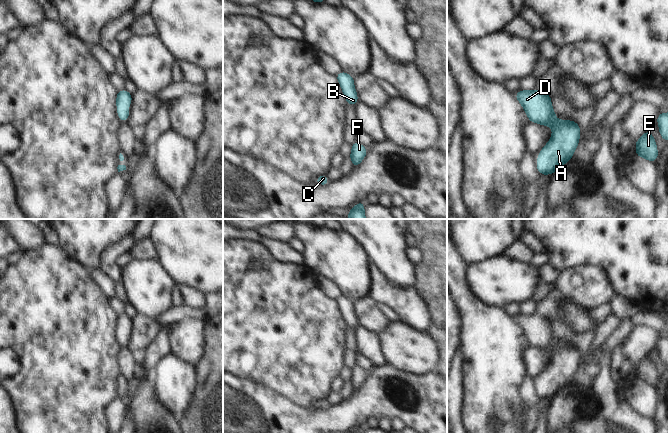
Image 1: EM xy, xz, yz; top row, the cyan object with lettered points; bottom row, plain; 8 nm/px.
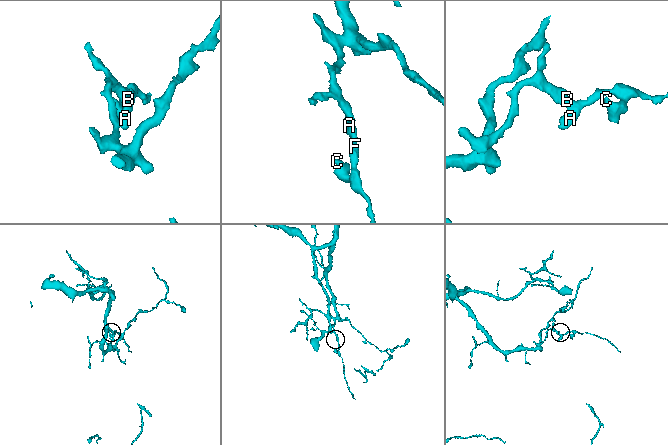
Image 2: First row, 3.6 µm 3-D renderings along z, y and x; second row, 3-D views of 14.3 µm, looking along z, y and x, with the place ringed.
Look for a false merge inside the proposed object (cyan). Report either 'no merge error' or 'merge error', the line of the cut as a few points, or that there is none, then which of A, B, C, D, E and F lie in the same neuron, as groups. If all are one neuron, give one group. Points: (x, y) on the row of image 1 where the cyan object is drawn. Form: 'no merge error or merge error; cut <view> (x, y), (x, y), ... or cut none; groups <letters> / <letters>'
no merge error; cut none; groups A B C D E F

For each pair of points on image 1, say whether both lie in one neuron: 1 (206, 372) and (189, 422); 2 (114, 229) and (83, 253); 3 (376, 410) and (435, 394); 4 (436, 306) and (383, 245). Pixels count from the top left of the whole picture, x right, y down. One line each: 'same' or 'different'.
1: same
2: same
3: same
4: different

